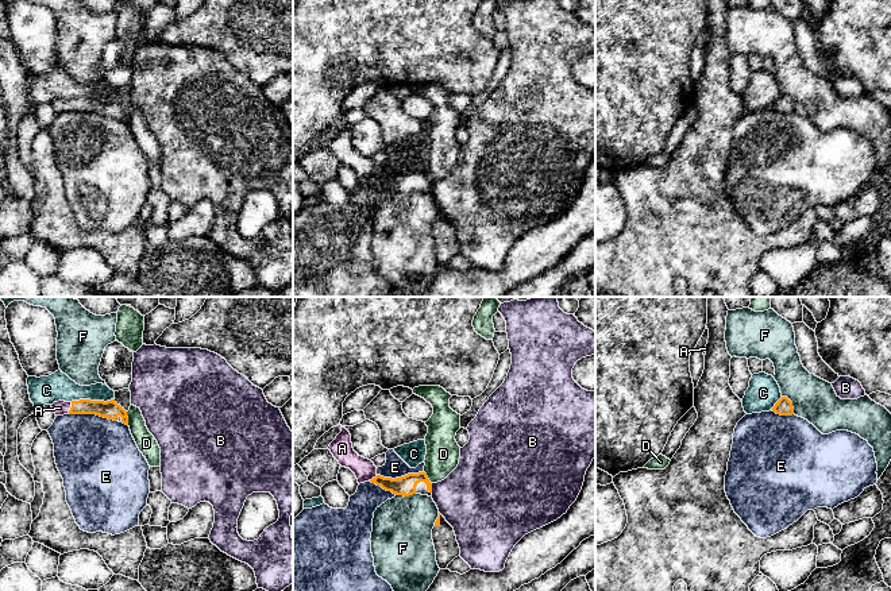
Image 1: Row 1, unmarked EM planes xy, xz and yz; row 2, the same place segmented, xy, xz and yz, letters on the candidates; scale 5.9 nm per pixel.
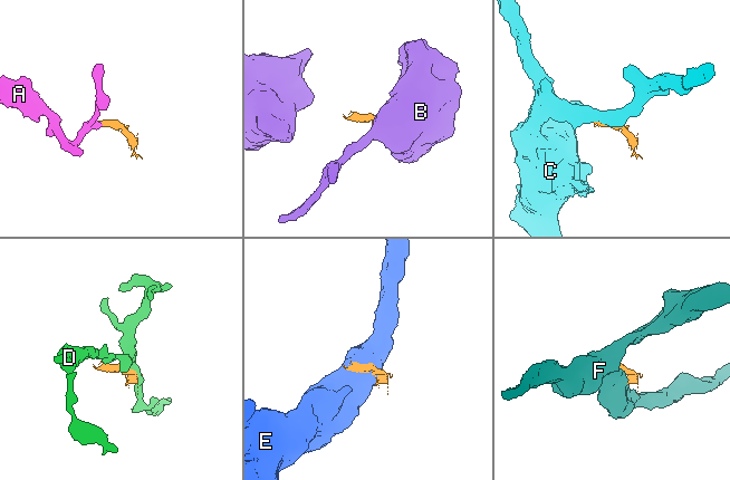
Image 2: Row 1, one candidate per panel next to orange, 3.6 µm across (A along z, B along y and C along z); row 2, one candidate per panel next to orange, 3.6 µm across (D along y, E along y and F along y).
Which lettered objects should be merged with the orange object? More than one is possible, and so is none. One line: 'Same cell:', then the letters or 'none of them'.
Same cell: A

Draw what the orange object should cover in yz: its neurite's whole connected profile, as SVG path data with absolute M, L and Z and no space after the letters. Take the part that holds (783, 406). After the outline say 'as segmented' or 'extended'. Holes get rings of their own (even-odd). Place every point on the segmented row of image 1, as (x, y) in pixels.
M782 397L772 407L772 412L780 416L792 416L794 414L792 402L787 397Z; as segmented

